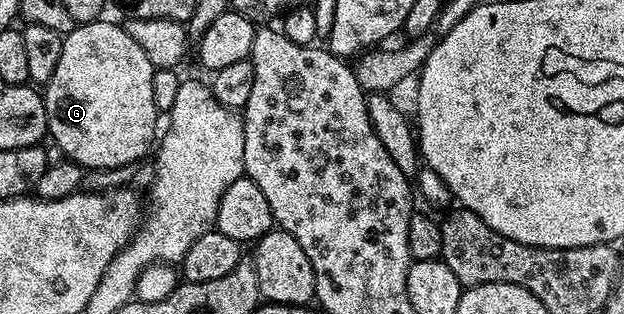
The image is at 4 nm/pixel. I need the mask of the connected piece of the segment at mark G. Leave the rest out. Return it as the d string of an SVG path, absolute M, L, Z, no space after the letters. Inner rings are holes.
M105 19L78 23L72 30L64 33L63 50L59 53L55 74L51 74L51 78L43 86L48 135L52 143L63 150L66 161L73 161L85 170L127 166L144 160L149 143L151 148L158 135L159 113L155 97L151 94L151 78L155 70L151 62L147 62L147 54L143 54L142 48L131 39L131 34L127 34L120 23L112 24Z

